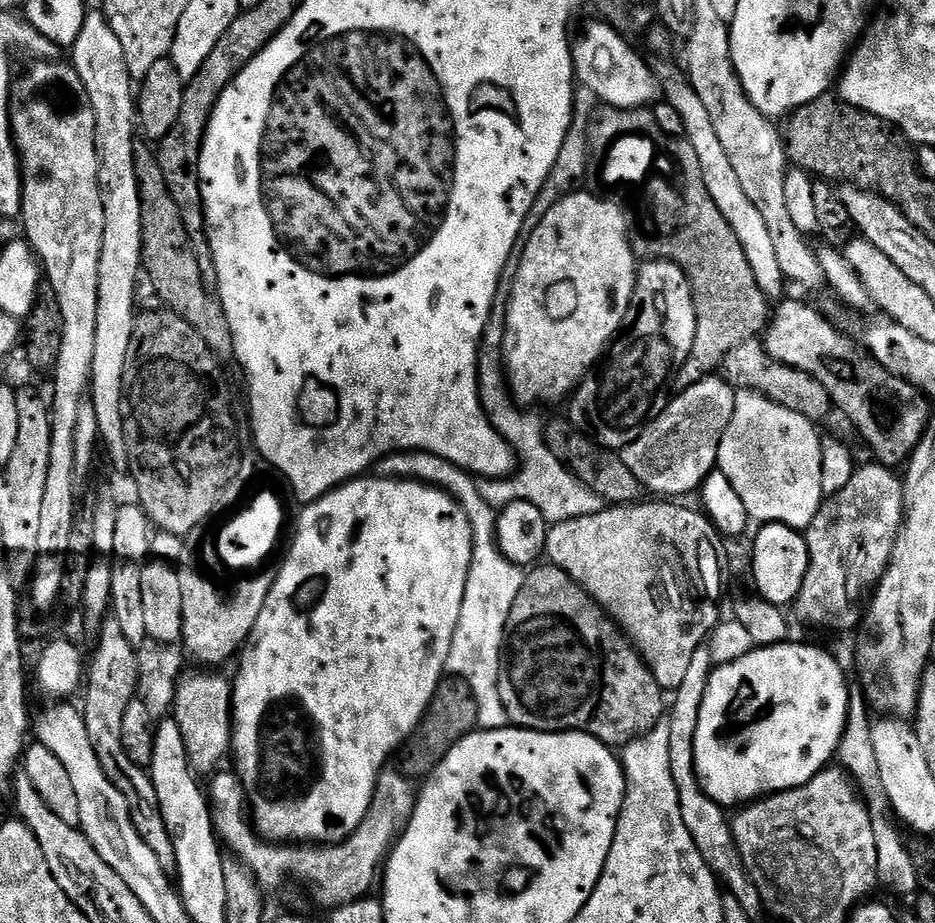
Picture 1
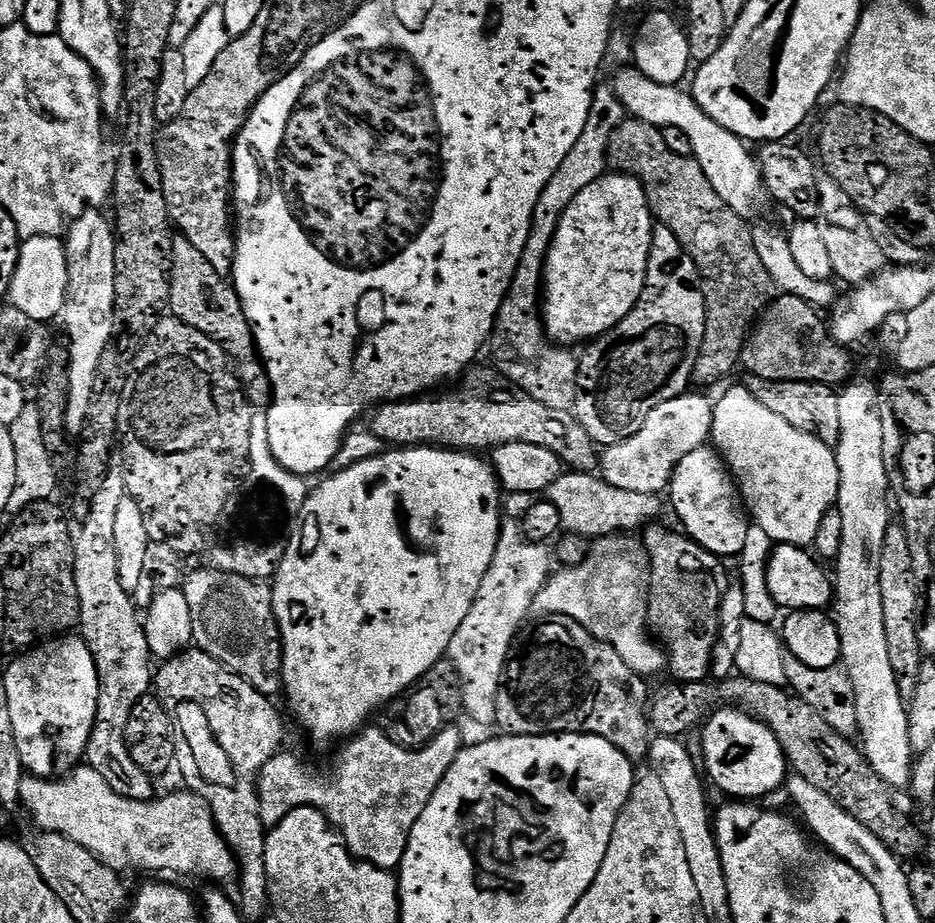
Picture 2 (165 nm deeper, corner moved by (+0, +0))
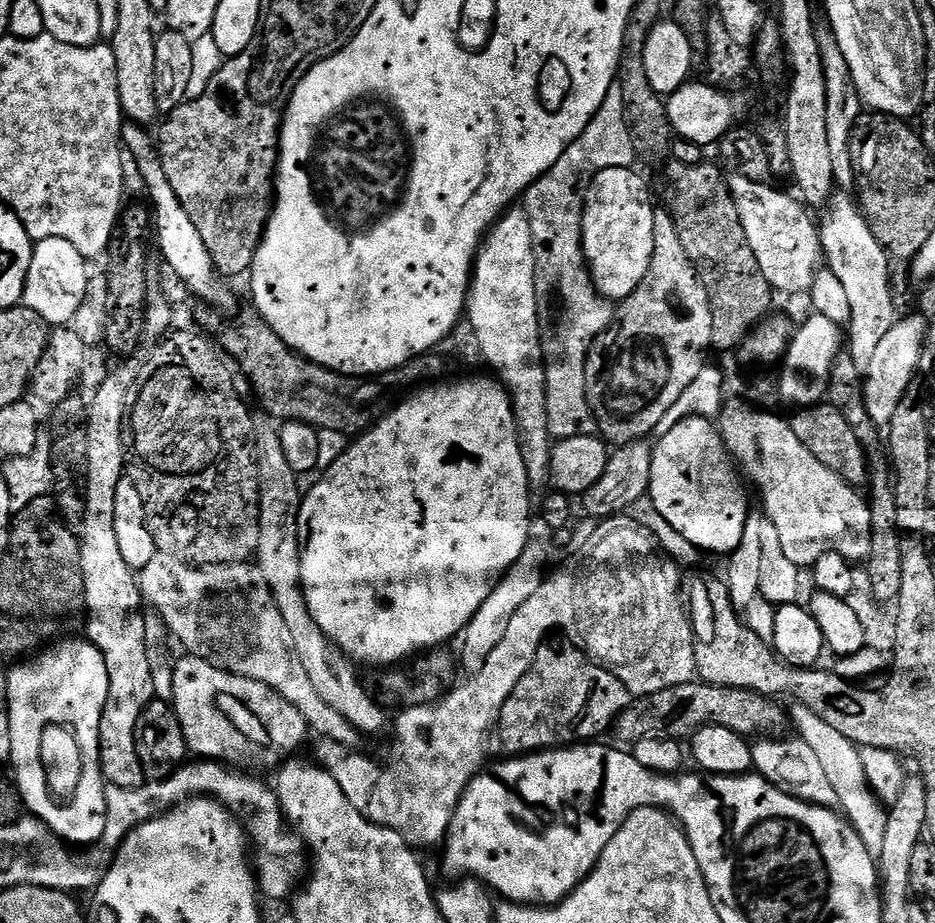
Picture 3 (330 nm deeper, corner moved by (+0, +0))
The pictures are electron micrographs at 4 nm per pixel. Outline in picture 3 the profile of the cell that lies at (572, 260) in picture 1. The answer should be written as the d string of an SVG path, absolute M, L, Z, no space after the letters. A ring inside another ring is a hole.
M611 168L602 170L592 179L592 187L584 201L584 256L588 260L588 270L596 284L596 291L607 300L619 302L625 300L642 278L650 270L650 258L654 254L654 214L652 196L648 193L648 184L632 168Z

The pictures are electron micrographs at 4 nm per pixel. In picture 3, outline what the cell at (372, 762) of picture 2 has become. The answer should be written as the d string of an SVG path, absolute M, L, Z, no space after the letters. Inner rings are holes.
M635 515L609 516L597 523L586 546L576 548L573 553L557 570L556 575L549 575L538 586L538 590L534 590L532 597L526 598L526 602L518 606L514 618L510 618L510 626L506 629L502 642L494 646L482 670L471 673L464 685L461 683L453 687L448 695L435 704L405 708L395 713L396 760L389 764L379 764L378 761L363 756L363 751L347 748L333 740L320 740L317 743L315 763L325 768L334 782L342 786L342 794L350 798L358 814L373 820L378 826L402 834L404 841L412 845L413 849L421 850L424 846L436 843L439 845L447 835L466 786L481 771L483 764L480 763L484 760L488 731L497 727L506 698L514 694L514 686L518 686L520 679L530 670L541 644L545 643L547 636L544 635L555 624L560 628L567 624L592 624L592 640L582 644L583 651L613 672L628 687L633 697L658 694L658 690L690 684L697 679L694 654L696 635L692 633L692 622L682 595L682 568L665 555L656 541L656 535L642 526Z

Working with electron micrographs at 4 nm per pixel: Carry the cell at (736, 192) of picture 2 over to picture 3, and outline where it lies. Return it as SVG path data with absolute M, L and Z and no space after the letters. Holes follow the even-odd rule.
M739 174L729 175L727 182L728 189L732 191L734 206L738 206L742 230L746 230L746 242L750 242L754 258L758 258L758 266L762 266L766 282L770 282L777 293L807 293L822 268L820 228L817 221L815 224L808 217L809 209L795 195L787 196L772 188L771 183L755 184L750 182L750 178Z

